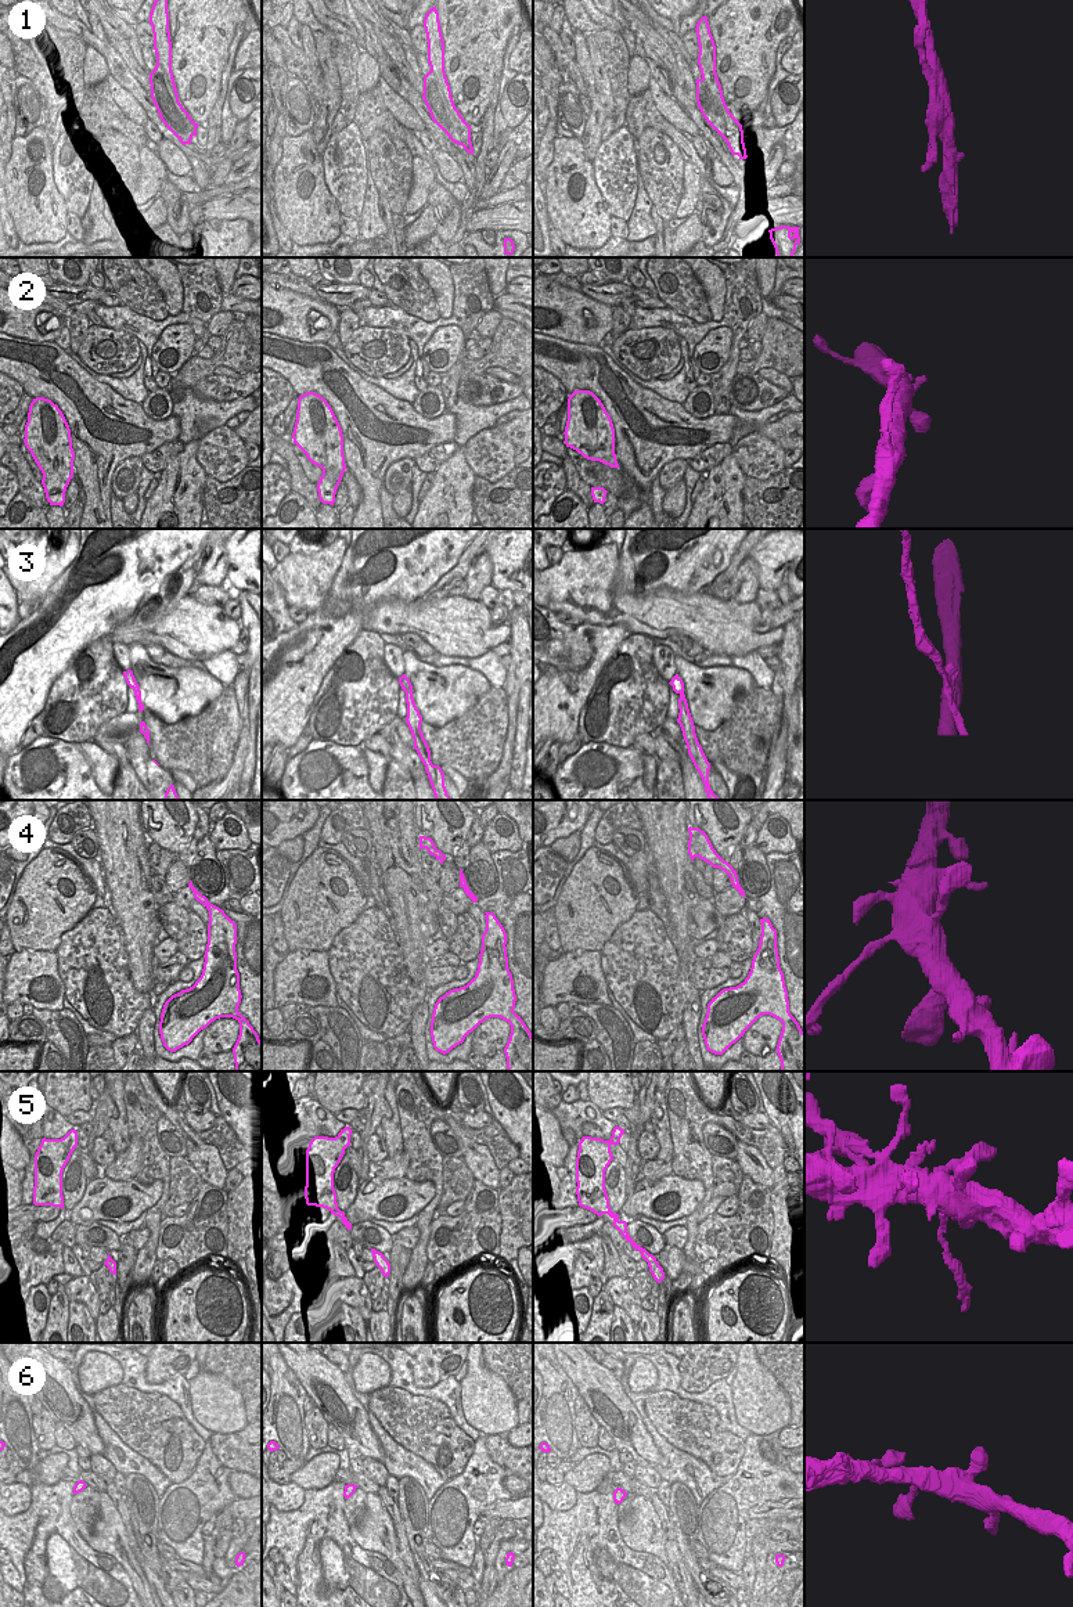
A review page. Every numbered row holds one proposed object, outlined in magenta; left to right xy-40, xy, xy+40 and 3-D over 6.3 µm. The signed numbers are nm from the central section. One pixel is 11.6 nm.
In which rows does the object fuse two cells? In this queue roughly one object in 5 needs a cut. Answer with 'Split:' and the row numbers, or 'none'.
Split: 1, 5

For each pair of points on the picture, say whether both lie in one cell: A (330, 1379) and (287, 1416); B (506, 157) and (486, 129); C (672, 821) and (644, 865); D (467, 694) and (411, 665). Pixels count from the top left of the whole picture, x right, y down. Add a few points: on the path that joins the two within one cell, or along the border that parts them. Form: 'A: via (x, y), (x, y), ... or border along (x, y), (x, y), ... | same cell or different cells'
A: border along (288, 1368), (308, 1395) | different cells
B: border along (496, 146), (493, 148) | different cells
C: border along (645, 843), (654, 863) | different cells
D: via (453, 692), (439, 692), (425, 678) | same cell

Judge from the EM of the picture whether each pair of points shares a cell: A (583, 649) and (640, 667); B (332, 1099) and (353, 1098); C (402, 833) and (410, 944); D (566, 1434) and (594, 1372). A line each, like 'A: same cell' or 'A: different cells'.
A: different cells
B: same cell
C: same cell
D: different cells

